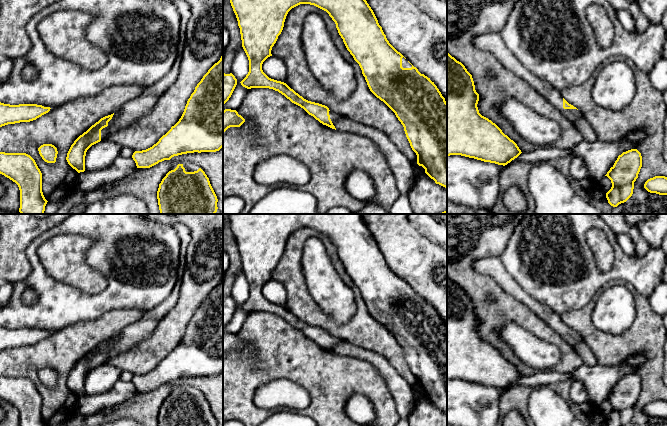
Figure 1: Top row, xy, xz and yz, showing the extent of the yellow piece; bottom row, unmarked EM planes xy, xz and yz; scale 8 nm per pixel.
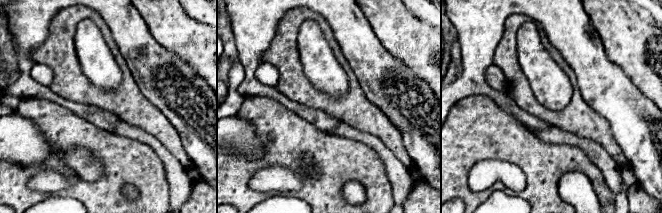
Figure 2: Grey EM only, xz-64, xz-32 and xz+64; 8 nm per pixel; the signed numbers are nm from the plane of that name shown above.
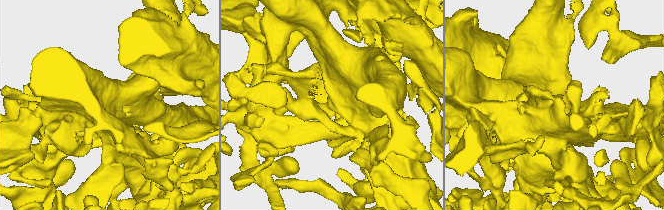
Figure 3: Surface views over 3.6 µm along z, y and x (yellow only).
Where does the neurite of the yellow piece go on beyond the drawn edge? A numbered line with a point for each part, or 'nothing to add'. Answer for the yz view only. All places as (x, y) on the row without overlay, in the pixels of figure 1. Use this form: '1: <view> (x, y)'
1: yz (492, 266)

